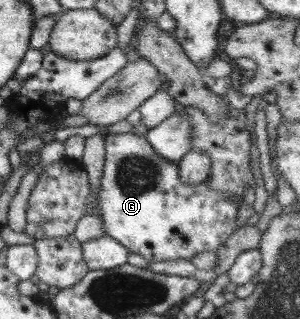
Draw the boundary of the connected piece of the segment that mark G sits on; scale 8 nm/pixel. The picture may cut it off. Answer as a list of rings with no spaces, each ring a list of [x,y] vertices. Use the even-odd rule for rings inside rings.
[[[105,134],[104,167],[99,183],[99,214],[107,236],[127,247],[131,253],[143,256],[150,263],[191,257],[203,251],[217,252],[227,237],[239,226],[237,216],[242,200],[217,194],[207,182],[183,183],[179,180],[178,164],[159,156],[149,142],[137,134]]]

